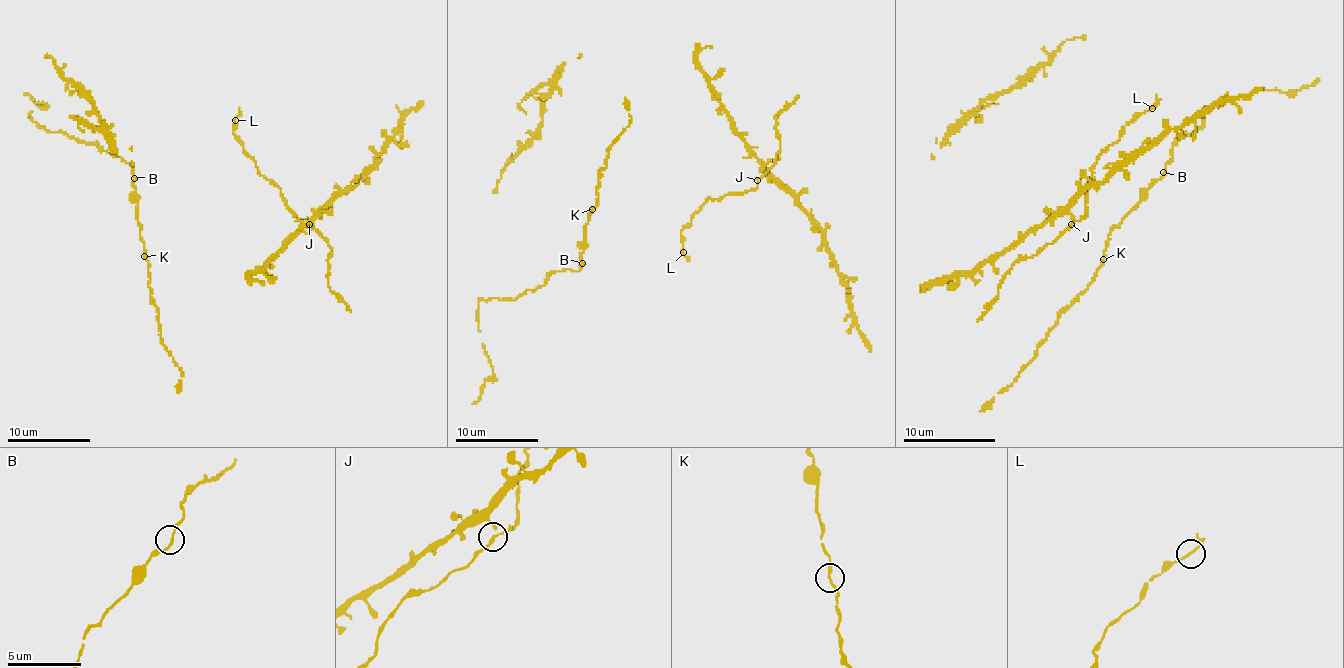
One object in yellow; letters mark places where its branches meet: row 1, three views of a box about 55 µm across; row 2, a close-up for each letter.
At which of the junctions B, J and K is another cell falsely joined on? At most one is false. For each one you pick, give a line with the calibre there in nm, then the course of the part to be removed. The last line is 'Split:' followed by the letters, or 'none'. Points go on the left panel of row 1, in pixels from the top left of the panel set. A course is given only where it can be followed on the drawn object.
Split: none

